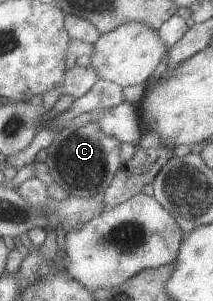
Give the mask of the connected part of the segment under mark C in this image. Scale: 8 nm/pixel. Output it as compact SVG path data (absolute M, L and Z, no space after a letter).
M97 120L86 123L78 130L61 130L47 148L46 163L50 165L56 183L70 195L90 198L105 195L117 172L124 167L121 158L121 140L107 135Z

